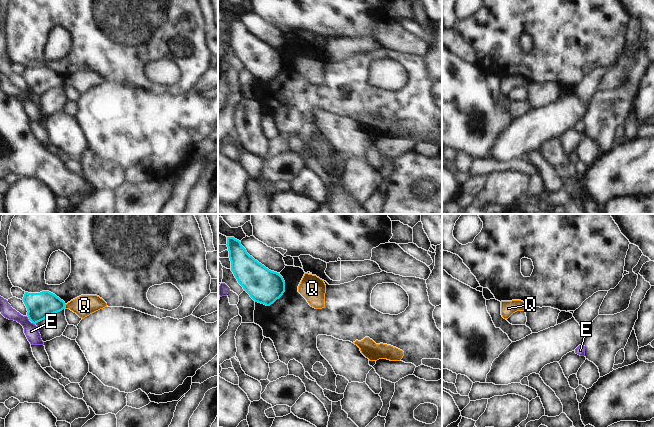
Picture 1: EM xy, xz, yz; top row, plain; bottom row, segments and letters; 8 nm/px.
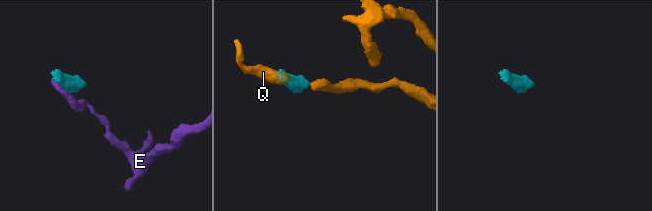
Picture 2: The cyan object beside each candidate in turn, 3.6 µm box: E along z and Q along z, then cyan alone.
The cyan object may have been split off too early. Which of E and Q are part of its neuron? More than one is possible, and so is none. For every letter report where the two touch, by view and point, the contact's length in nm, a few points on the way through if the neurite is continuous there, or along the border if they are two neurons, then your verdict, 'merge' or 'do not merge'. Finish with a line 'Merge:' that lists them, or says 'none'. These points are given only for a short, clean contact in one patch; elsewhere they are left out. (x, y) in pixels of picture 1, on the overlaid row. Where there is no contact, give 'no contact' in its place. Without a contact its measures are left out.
E: meets cyan in xy at (33, 323); contact 30 nm long; border along xy (32, 322), (34, 324); do not merge
Q: meets cyan in xy at (64, 306); contact 40 nm long; border along xy (66, 304), (64, 308); do not merge
Merge: none

